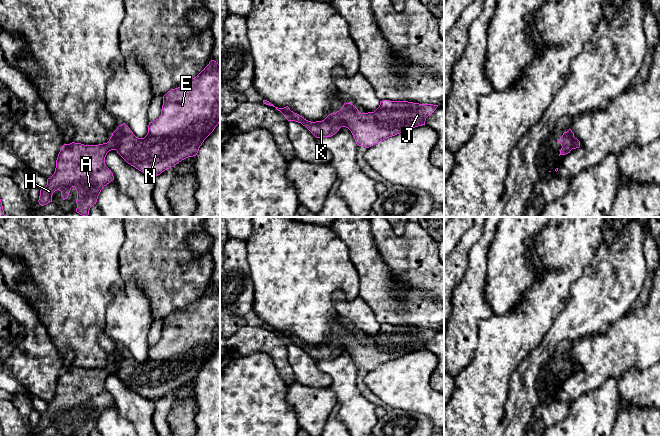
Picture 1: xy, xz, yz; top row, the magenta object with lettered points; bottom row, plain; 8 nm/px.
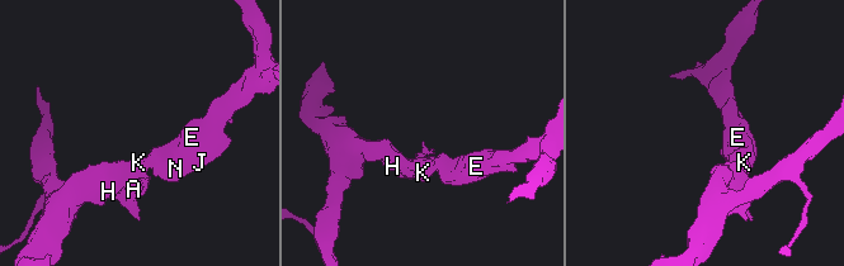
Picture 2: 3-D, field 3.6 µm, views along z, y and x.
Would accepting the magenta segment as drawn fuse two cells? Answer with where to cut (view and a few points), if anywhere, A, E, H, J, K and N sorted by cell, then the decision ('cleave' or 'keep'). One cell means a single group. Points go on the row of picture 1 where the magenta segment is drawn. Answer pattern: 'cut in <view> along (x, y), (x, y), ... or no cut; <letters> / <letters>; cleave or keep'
no cut; A E H J K N; keep

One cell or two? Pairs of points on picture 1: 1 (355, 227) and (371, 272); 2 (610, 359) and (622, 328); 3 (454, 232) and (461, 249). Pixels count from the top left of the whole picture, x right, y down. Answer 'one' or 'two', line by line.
1: one
2: one
3: two

